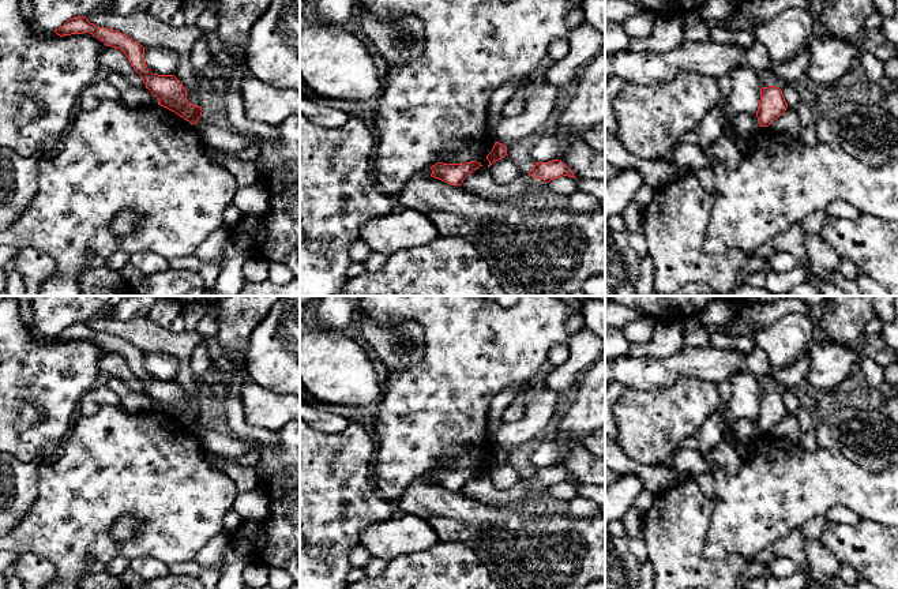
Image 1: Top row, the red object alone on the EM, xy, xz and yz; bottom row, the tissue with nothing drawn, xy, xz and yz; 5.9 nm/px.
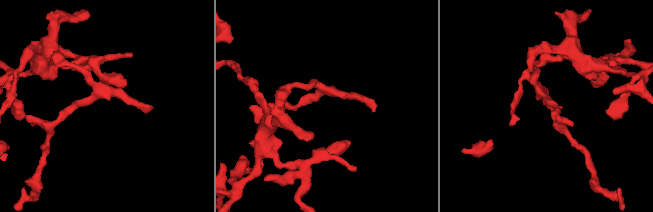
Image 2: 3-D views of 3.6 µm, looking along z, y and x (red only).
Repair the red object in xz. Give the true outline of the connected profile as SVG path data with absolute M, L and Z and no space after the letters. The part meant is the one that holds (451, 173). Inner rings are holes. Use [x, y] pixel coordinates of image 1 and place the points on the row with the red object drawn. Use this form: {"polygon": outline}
{"polygon": "M477 161L465 164L437 162L431 166L432 169L431 176L451 185L461 185L463 180L480 166L482 165Z"}

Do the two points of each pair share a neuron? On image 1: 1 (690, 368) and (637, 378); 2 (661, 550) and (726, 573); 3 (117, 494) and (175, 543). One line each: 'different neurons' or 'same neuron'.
1: same neuron
2: same neuron
3: same neuron

